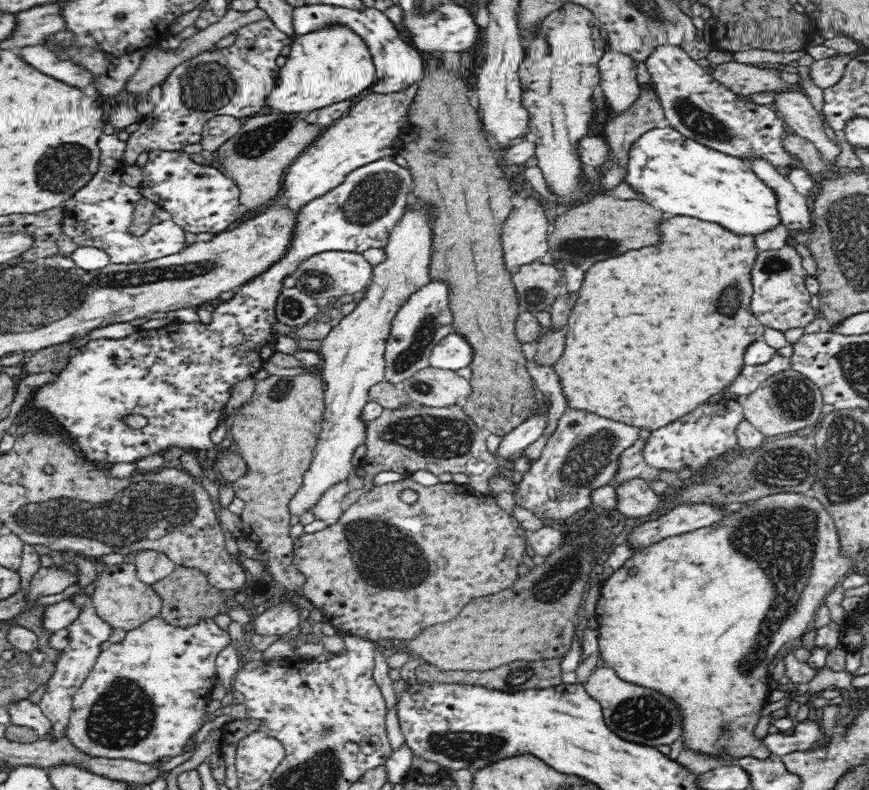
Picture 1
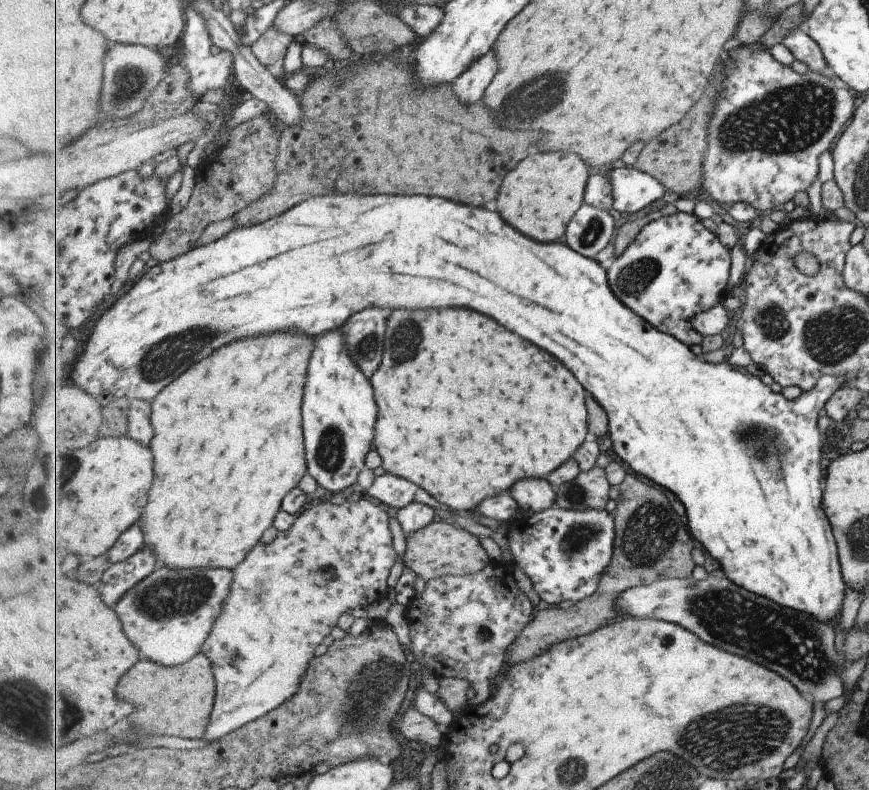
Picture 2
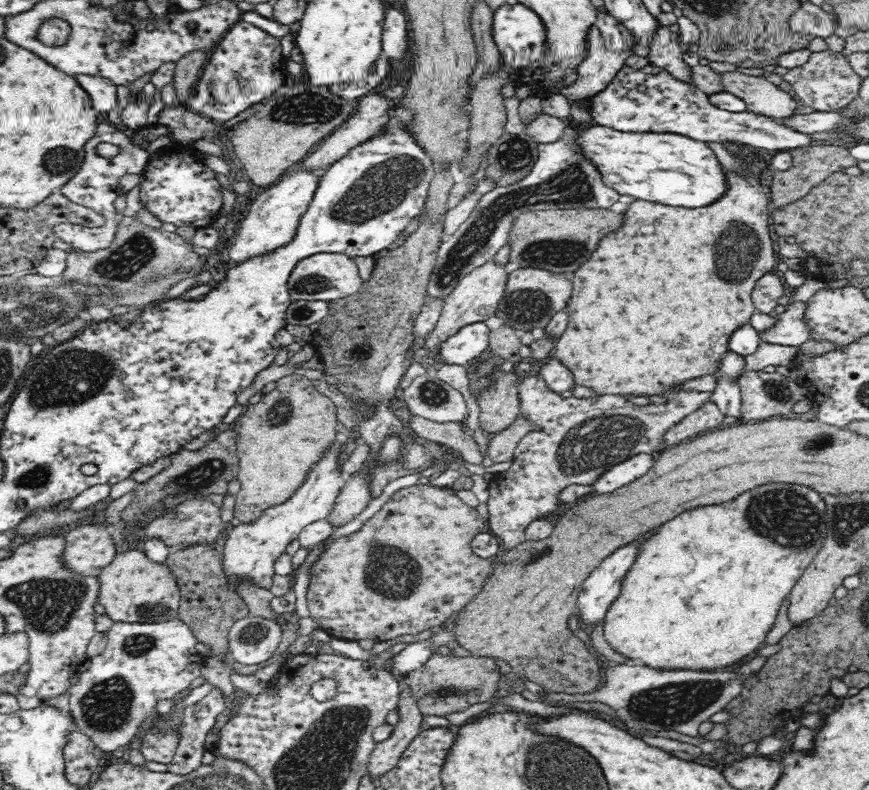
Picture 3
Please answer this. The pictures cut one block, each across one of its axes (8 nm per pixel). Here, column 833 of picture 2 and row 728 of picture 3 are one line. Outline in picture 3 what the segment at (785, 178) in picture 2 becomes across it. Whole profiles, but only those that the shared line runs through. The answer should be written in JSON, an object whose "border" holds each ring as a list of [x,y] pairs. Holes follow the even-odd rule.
{"border":[[[172,618],[166,622],[131,623],[114,621],[106,633],[106,645],[101,655],[86,659],[86,666],[78,669],[78,682],[70,688],[69,714],[74,719],[75,728],[90,736],[94,744],[104,753],[126,750],[158,713],[158,702],[175,702],[176,699],[202,682],[202,664],[206,656],[198,653],[198,639],[194,631],[182,621]]]}

